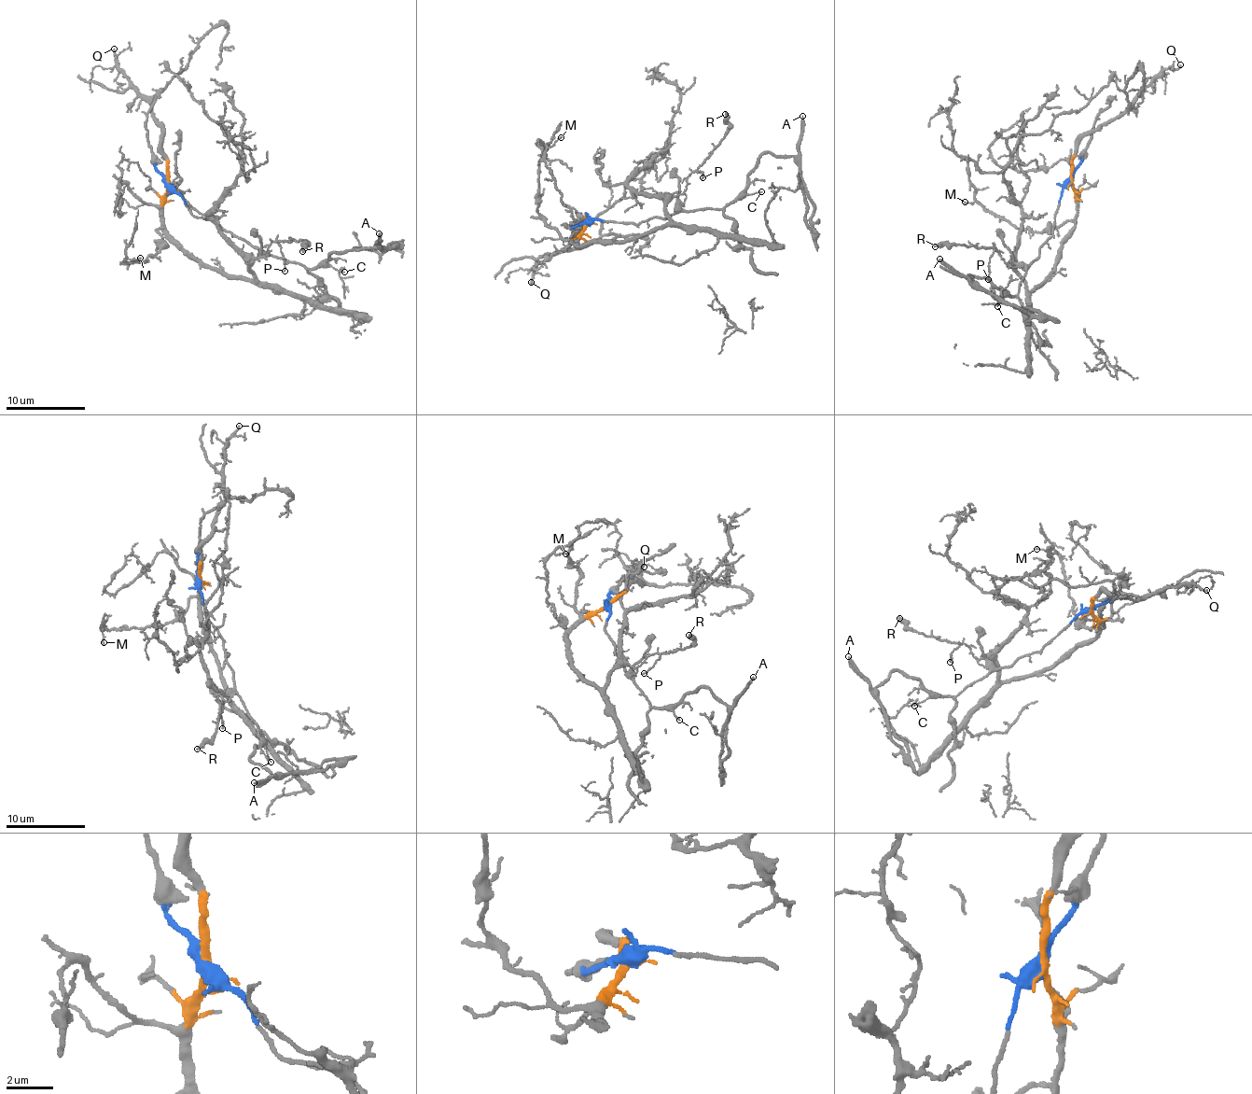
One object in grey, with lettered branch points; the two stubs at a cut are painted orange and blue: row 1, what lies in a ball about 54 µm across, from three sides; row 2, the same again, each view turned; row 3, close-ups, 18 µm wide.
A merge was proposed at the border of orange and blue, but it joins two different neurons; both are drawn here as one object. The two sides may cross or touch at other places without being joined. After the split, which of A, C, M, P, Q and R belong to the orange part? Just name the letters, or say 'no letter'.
M, P, Q, R

